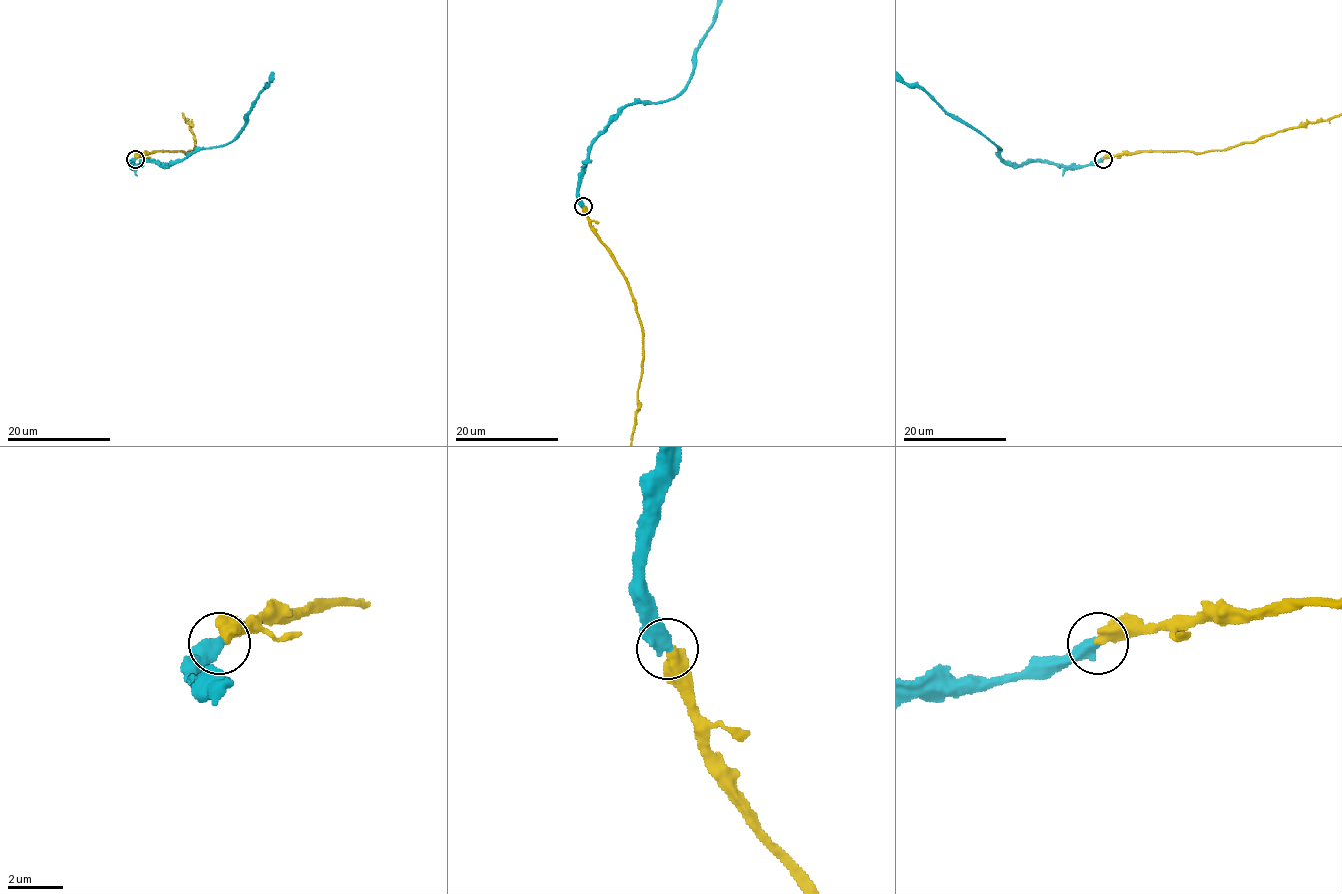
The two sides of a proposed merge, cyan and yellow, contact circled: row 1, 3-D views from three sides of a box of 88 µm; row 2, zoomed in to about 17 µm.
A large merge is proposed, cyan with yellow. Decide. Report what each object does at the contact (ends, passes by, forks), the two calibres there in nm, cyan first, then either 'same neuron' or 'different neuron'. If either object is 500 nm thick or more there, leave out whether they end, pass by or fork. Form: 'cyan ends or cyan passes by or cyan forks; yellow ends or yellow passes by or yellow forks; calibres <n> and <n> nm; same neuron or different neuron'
calibres 550 and 550 nm; same neuron

